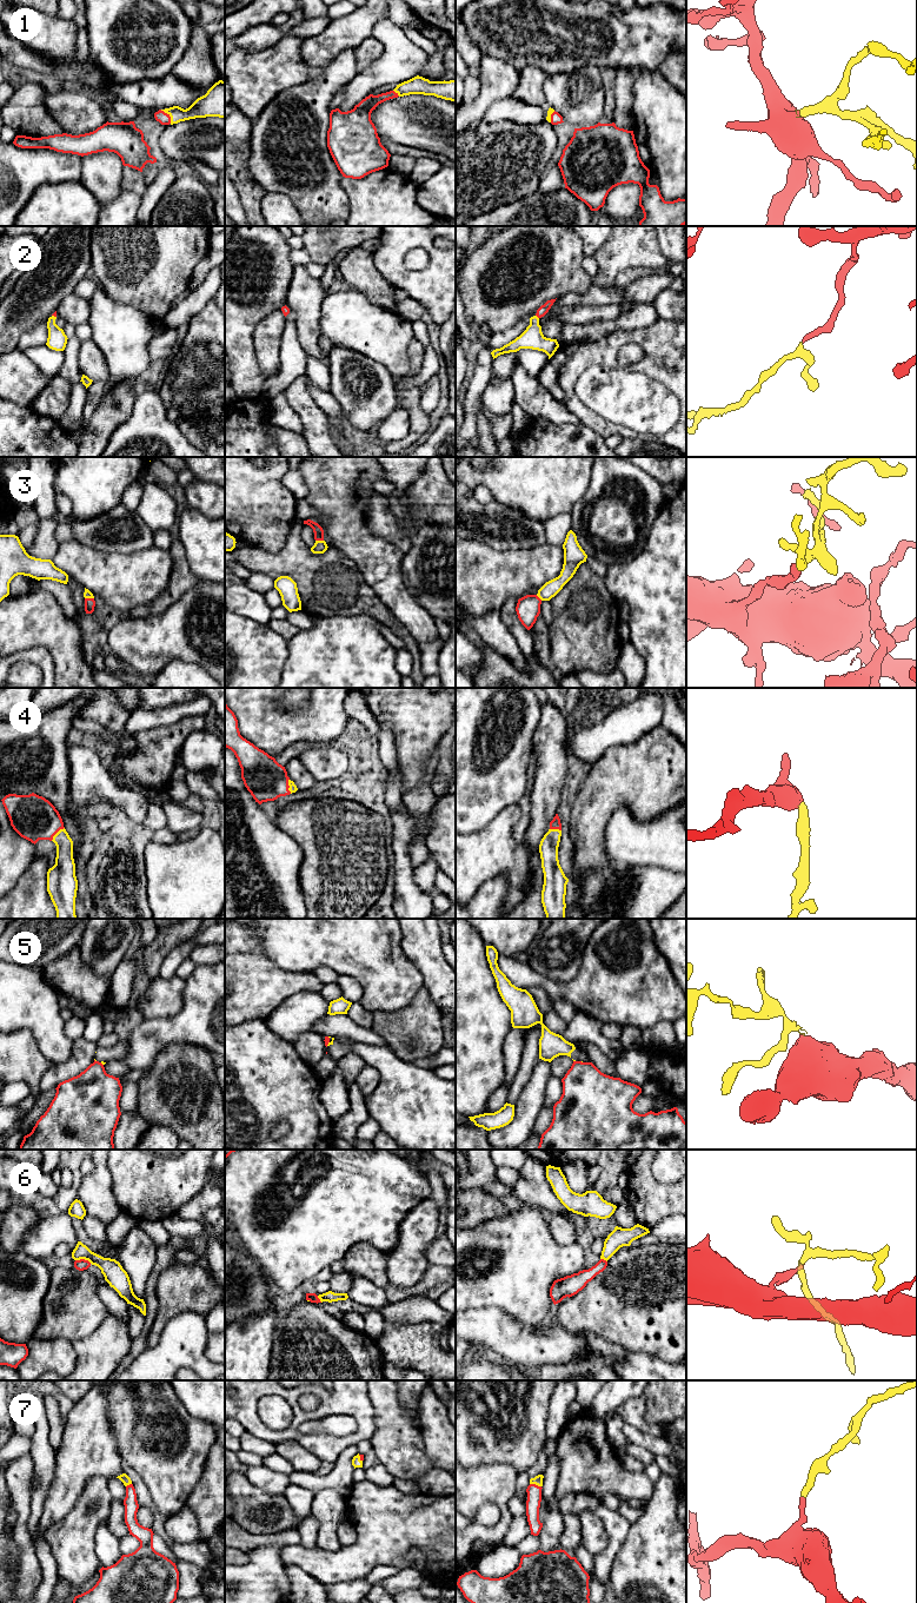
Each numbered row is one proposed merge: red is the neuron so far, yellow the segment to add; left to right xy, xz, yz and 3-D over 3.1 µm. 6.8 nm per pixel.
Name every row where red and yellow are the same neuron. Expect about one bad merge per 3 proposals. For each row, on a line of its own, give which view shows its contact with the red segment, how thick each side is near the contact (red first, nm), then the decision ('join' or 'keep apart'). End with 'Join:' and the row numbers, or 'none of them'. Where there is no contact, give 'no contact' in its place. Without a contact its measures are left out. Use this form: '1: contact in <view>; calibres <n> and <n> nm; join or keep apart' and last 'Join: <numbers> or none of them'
1: contact in xy; calibres 80 and 140 nm; join
2: contact in yz; calibres 70 and 150 nm; join
3: contact in xz; calibres 70 and 90 nm; join
4: contact in xy; calibres 300 and 140 nm; join
5: contact in xz; calibres 40 and 20 nm; keep apart
6: contact in xy; calibres 70 and 150 nm; keep apart
7: contact in yz; calibres 100 and 60 nm; join
Join: 1, 2, 3, 4, 7

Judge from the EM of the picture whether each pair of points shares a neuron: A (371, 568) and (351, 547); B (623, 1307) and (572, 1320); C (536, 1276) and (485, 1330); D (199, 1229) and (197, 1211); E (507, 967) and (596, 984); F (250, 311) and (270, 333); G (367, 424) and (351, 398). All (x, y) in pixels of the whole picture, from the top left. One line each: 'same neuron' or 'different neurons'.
A: same neuron
B: same neuron
C: different neurons
D: different neurons
E: same neuron
F: different neurons
G: same neuron

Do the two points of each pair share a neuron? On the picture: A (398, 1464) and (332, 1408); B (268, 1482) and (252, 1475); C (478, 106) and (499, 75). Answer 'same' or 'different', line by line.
A: different
B: same
C: same

